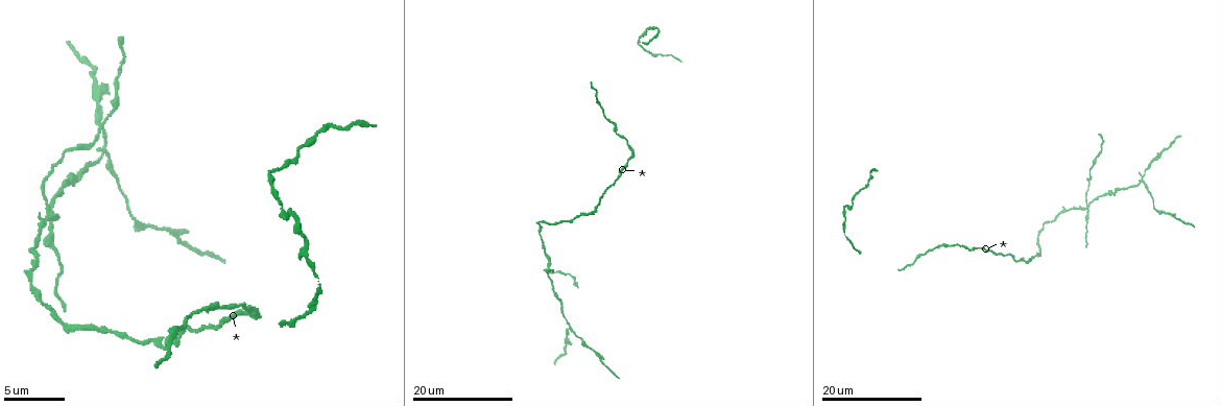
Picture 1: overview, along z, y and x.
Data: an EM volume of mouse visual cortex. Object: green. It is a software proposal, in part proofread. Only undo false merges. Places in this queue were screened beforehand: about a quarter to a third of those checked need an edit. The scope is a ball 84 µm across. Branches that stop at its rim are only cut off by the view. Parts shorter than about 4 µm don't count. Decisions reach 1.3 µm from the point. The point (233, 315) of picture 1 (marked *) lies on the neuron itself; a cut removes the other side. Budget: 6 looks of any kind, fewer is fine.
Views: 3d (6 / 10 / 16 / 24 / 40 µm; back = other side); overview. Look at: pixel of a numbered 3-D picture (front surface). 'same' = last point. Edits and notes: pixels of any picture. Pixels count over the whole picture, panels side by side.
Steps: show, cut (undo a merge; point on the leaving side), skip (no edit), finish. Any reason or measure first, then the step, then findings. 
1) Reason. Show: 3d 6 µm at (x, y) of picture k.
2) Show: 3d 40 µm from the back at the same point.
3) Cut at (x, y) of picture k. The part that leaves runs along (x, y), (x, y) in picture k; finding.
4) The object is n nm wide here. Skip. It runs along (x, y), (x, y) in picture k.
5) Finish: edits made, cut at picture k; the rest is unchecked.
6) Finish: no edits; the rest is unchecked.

Small branch off a trunk. Show: 3d 16 µm at (1086, 203) of picture 1.

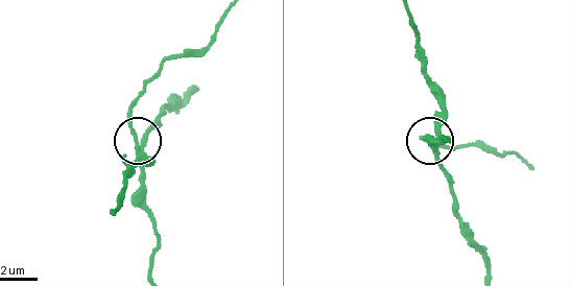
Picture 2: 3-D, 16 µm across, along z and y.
Zoom in. Show: 3d 10 µm at (139, 148) of picture 2.

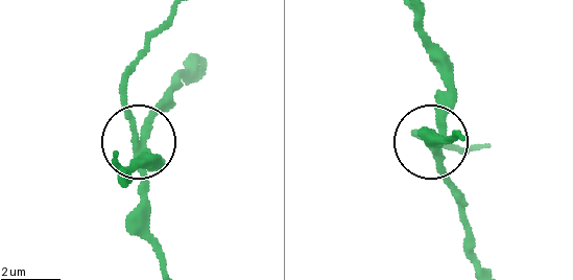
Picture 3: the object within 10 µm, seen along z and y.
4 arms meet here. Cut at (126, 111) of picture 3. A second neuron is stuck on.

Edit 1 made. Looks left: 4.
Show: overview.

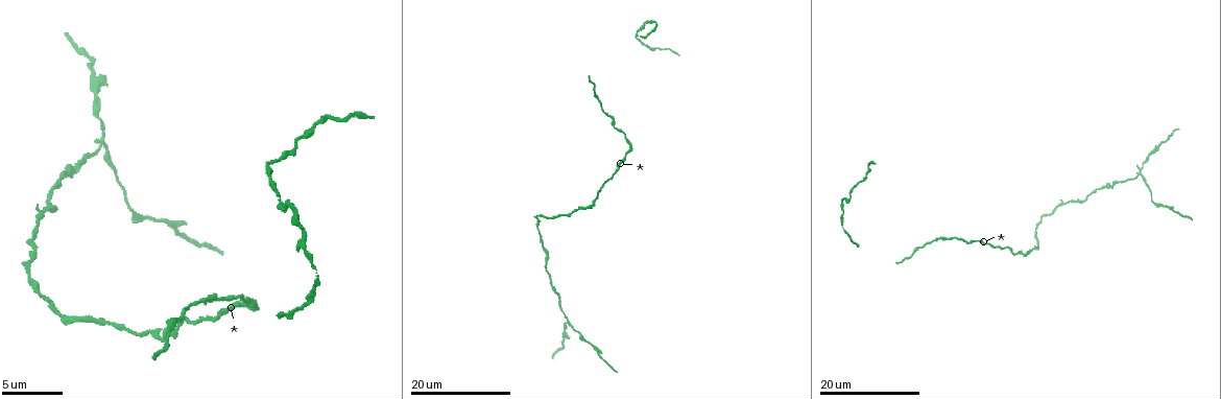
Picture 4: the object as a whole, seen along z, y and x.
Narrows sharply. Show: 3d 24 µm at (537, 230) of picture 4.

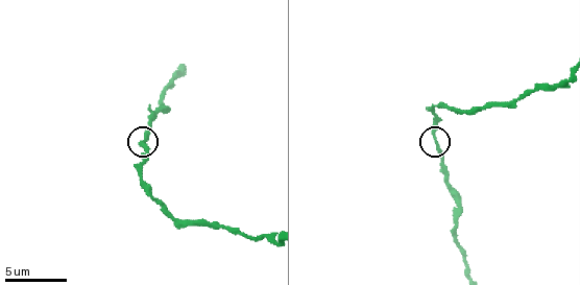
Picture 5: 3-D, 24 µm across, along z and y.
Show: 3d 10 µm at (436, 138) of picture 5.

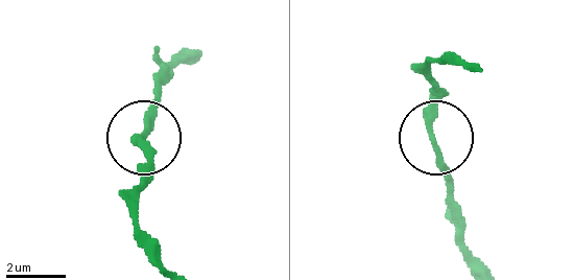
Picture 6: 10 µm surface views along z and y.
The object is 210 nm wide here. Skip. One neuron here.

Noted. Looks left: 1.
Finish: edits made, cut at picture 3; the rest is unchecked.

